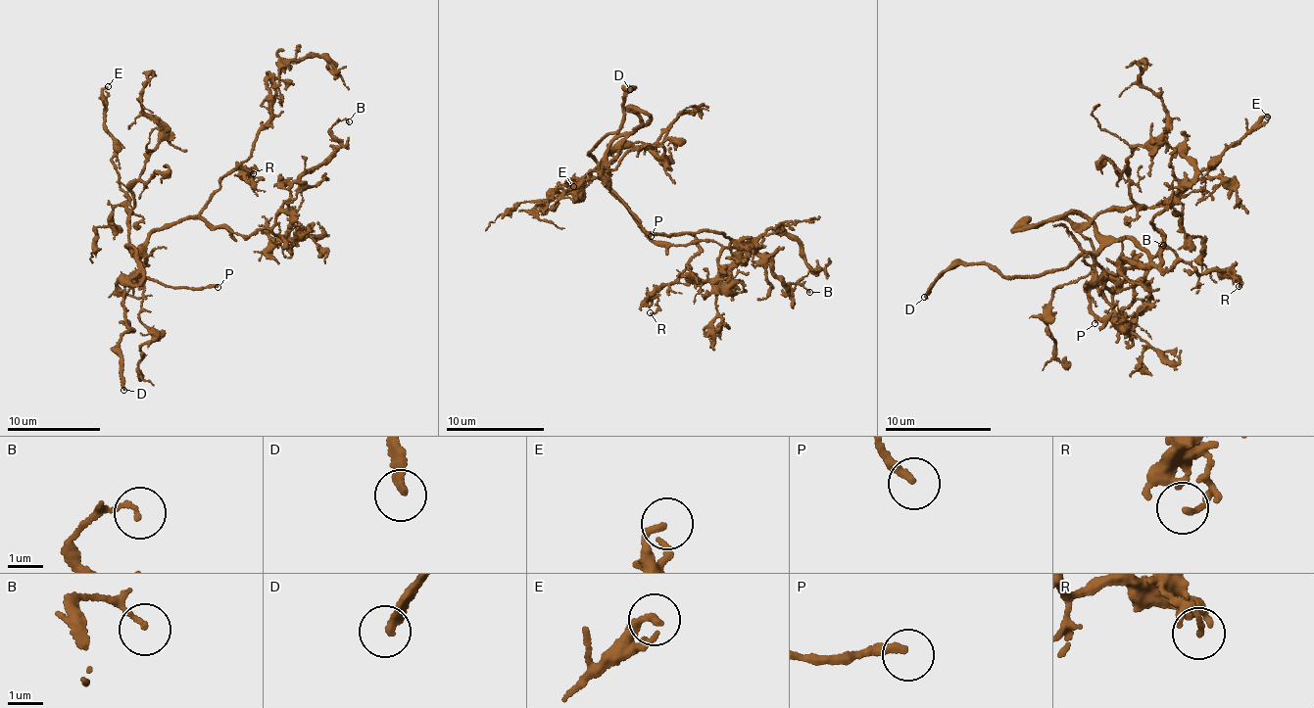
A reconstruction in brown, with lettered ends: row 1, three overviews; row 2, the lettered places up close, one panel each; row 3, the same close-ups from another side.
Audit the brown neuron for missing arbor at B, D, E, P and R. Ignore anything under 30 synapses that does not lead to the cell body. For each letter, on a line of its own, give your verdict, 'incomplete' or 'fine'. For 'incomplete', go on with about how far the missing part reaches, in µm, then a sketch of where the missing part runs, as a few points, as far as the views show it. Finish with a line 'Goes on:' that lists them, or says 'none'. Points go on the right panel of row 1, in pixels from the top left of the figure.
B: fine
D: incomplete | 45 µm
E: fine
P: incomplete | 25 µm
R: fine
Goes on: D, P

